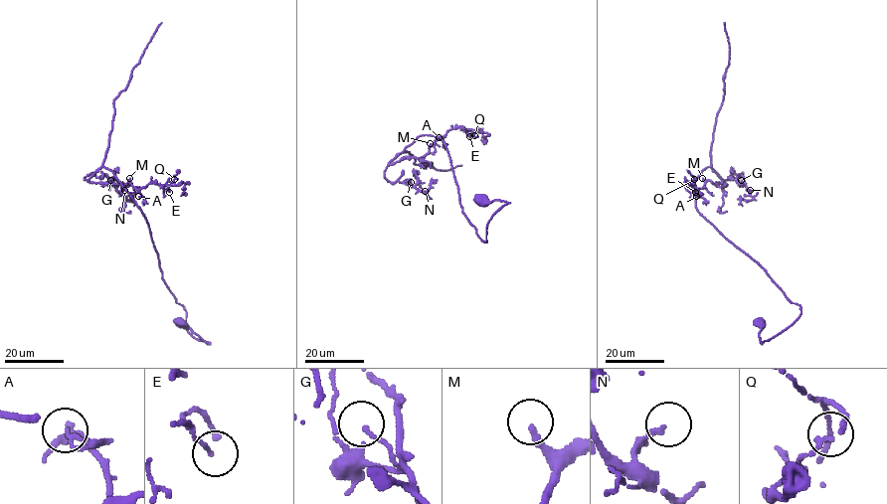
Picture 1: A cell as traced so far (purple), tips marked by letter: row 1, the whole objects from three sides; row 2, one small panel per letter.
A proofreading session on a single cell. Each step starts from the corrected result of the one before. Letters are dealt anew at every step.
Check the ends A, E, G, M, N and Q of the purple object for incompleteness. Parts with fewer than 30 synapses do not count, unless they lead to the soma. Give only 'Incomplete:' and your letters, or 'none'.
Incomplete: M

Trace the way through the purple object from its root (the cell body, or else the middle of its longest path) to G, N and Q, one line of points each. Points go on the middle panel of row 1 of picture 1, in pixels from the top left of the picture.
G: (478, 200), (507, 203), (489, 221), (486, 243), (462, 212), (439, 137), (420, 135), (384, 173), (411, 182)
N: (478, 200), (507, 203), (489, 221), (486, 243), (462, 212), (444, 143), (423, 134), (384, 177), (425, 191)
Q: (478, 200), (507, 203), (486, 243), (439, 137), (420, 135), (389, 163), (423, 157), (451, 128), (474, 135)

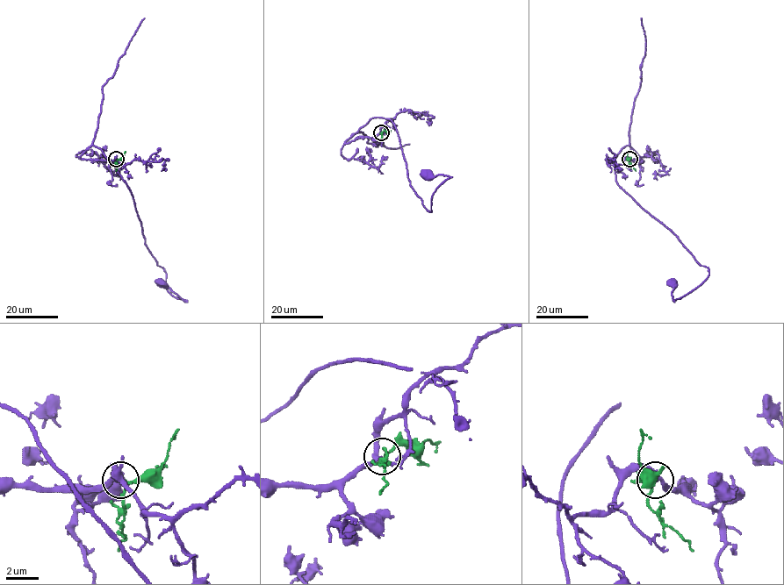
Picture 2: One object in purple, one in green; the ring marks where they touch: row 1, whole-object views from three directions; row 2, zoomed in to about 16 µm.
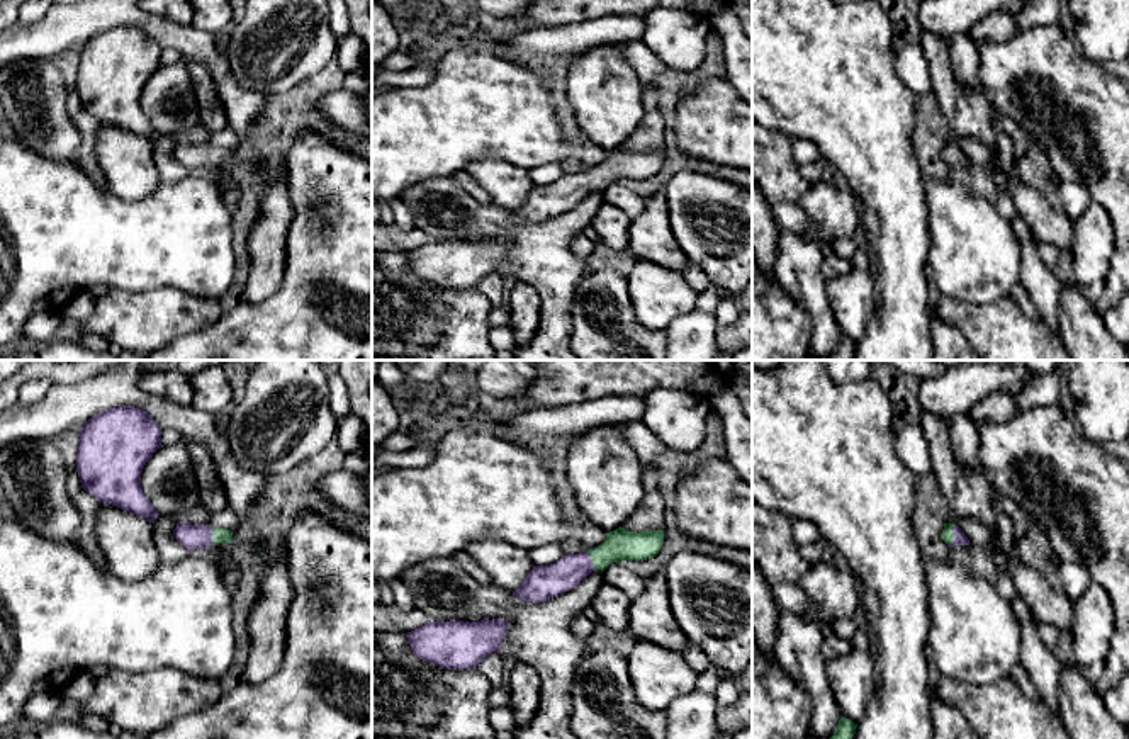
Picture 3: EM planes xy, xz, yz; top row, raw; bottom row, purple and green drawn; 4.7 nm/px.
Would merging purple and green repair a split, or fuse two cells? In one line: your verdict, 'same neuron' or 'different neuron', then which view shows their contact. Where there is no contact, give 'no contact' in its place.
same neuron | xy

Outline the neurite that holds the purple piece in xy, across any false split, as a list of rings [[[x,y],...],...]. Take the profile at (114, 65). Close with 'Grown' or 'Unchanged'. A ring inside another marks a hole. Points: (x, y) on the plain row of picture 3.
[[[117,25],[92,36],[78,56],[81,107],[98,122],[153,143],[160,133],[141,109],[141,92],[161,66],[161,46],[143,29]]]. Unchanged

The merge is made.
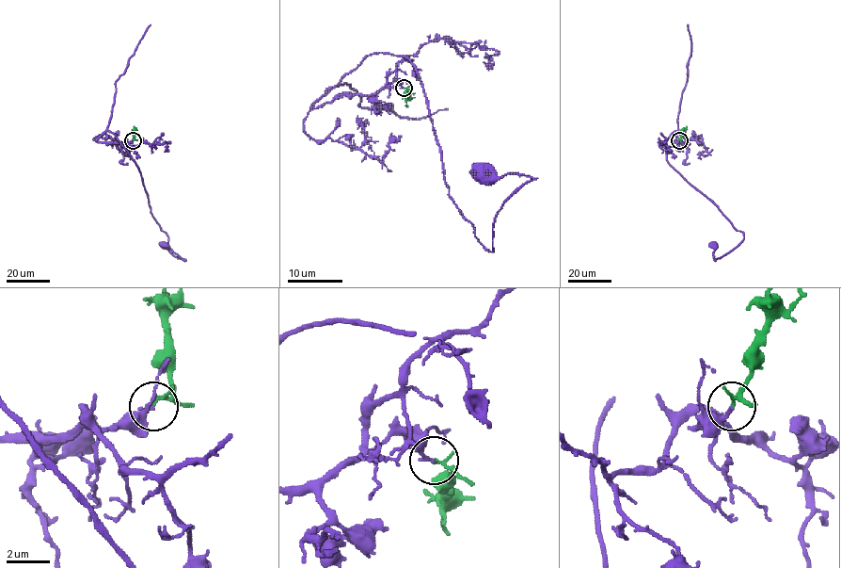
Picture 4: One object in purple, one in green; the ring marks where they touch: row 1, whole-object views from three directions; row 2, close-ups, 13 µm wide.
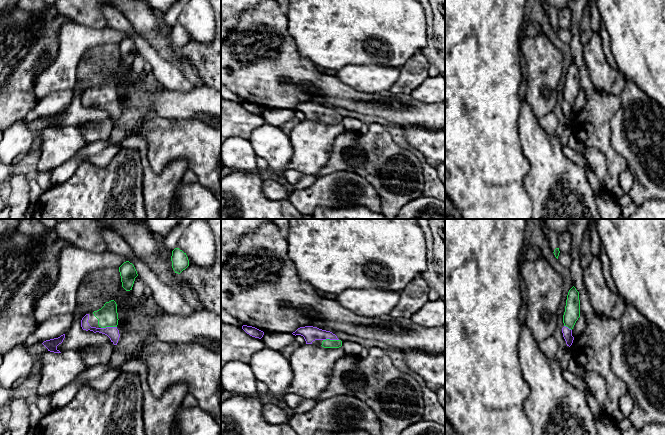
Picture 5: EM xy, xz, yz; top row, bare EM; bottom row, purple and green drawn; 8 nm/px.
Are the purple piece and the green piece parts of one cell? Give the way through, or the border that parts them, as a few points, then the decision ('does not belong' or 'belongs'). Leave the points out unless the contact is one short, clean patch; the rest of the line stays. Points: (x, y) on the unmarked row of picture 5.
way xy (112, 108), (108, 103), (107, 92); belongs

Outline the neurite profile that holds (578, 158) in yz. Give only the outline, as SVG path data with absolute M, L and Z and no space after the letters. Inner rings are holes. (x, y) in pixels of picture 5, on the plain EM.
M568 145L563 146L562 149L564 155L567 157L568 160L574 162L585 171L594 195L596 196L599 192L601 192L602 190L600 188L600 182L593 170L590 168L585 155L574 151Z

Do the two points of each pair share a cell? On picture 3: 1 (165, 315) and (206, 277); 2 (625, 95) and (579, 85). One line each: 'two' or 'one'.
1: two
2: one

